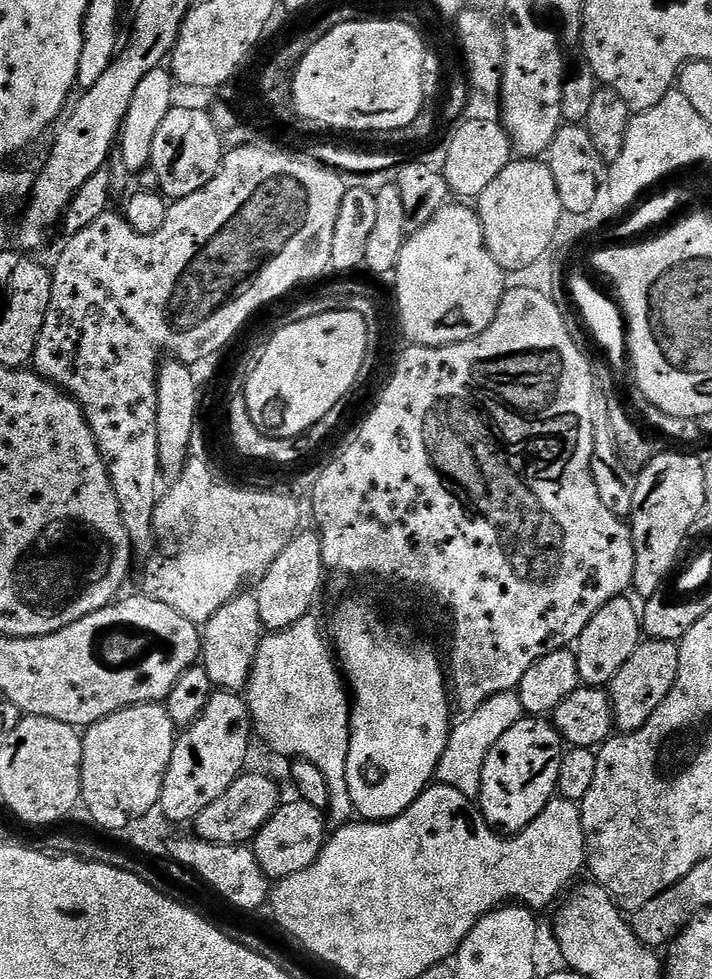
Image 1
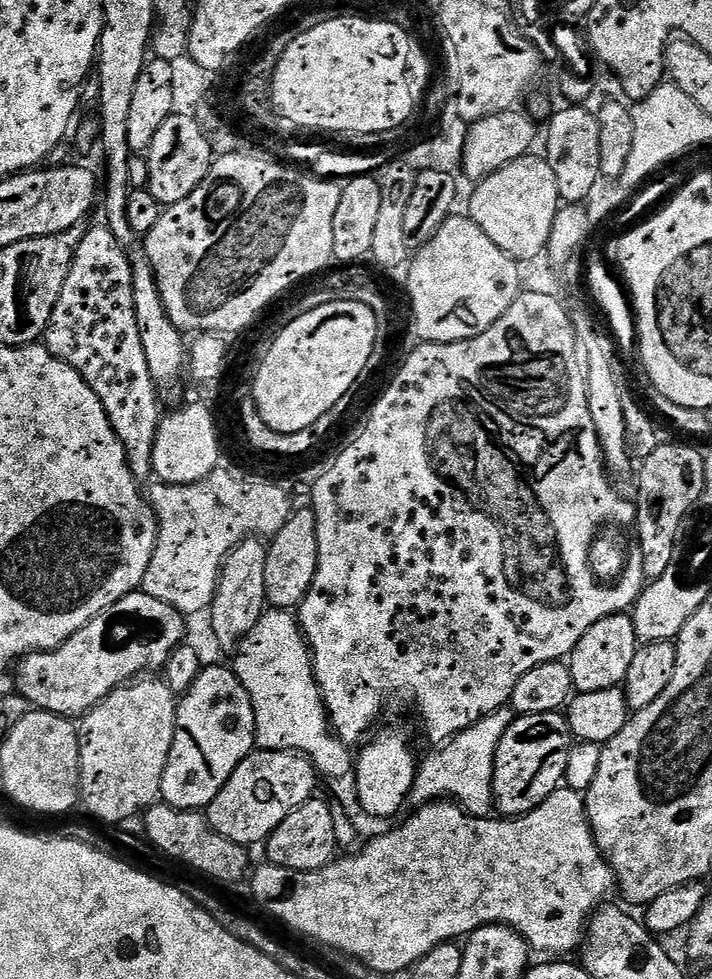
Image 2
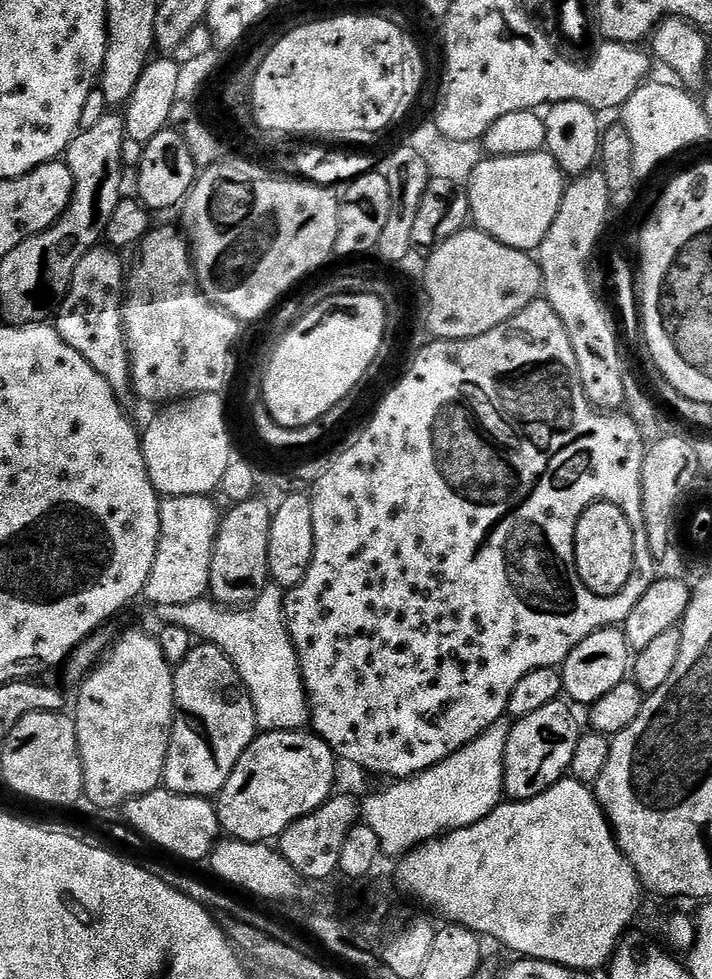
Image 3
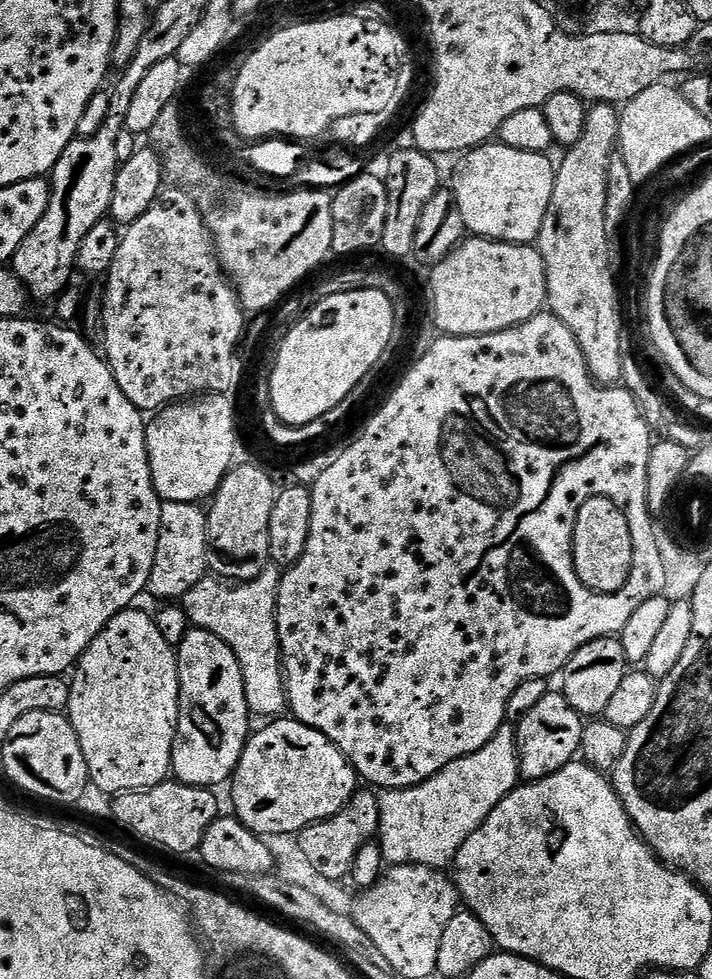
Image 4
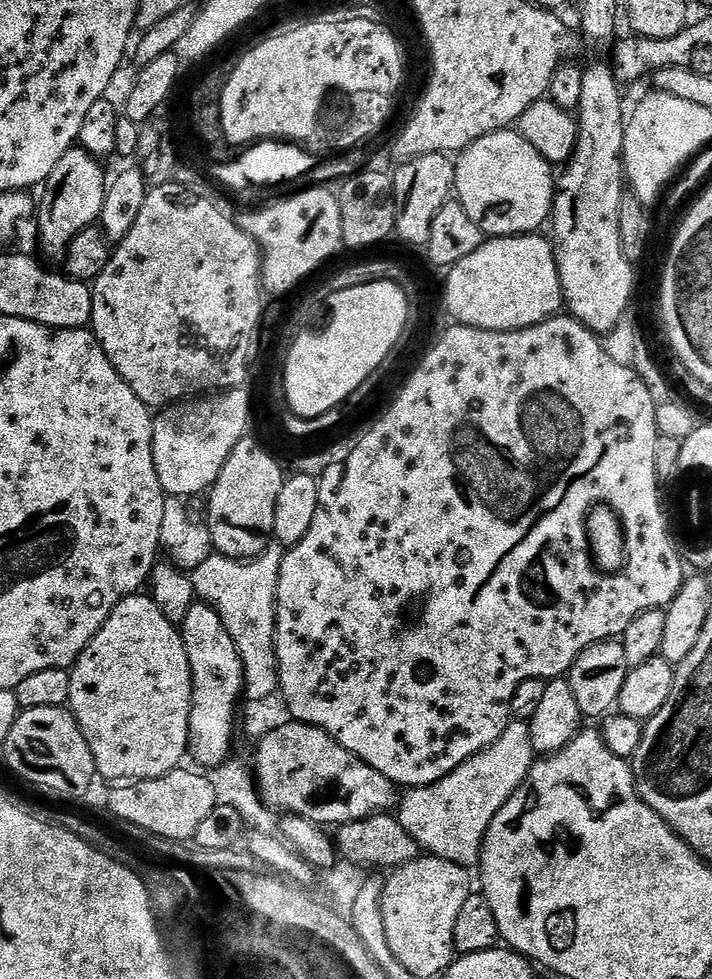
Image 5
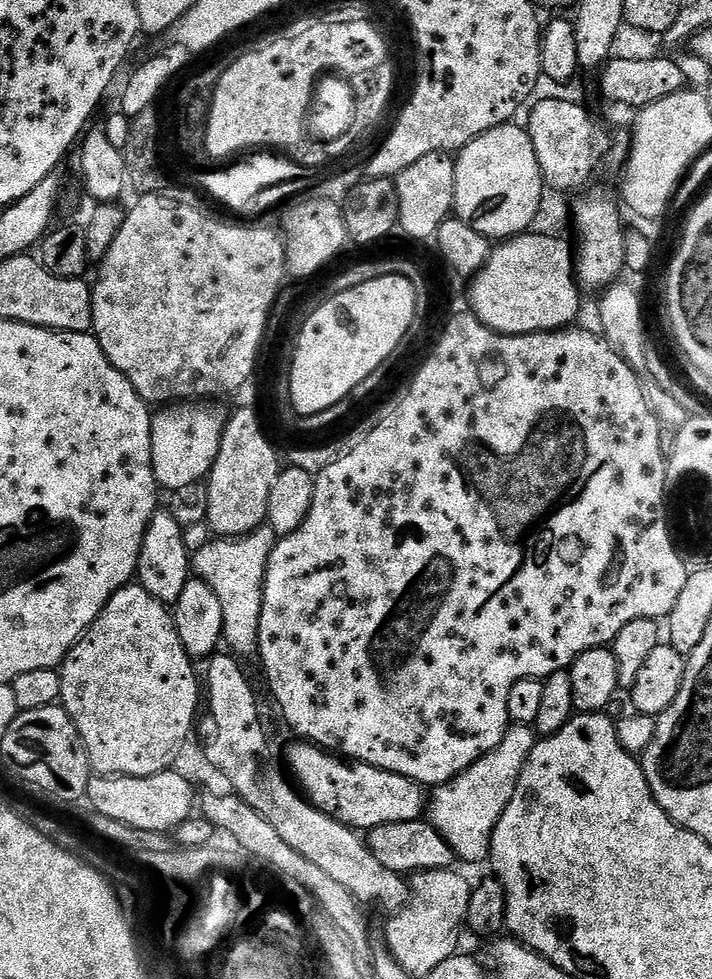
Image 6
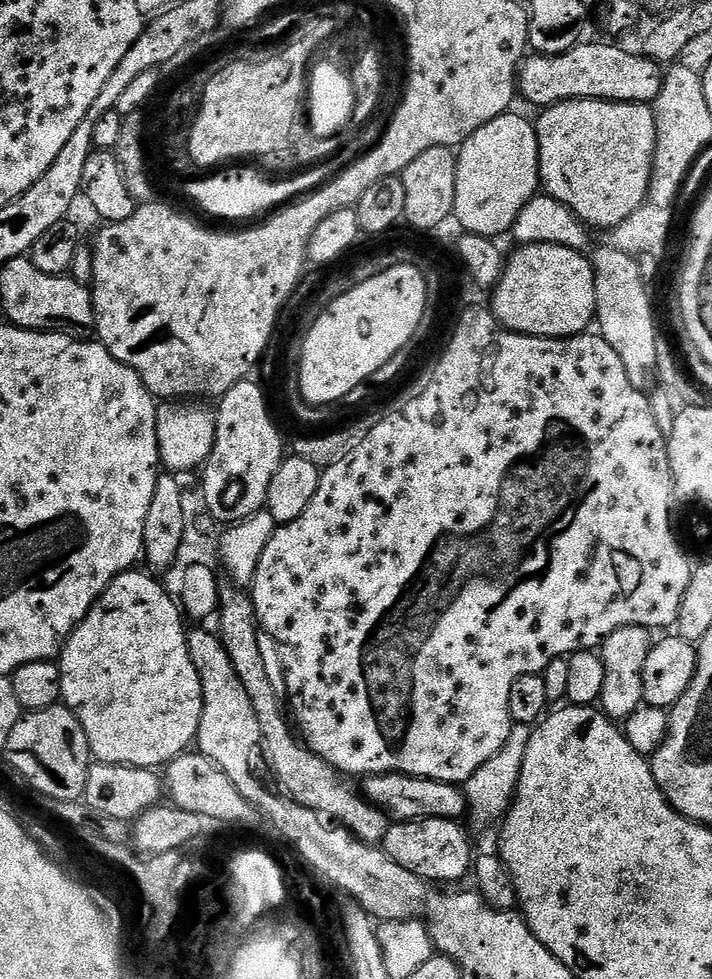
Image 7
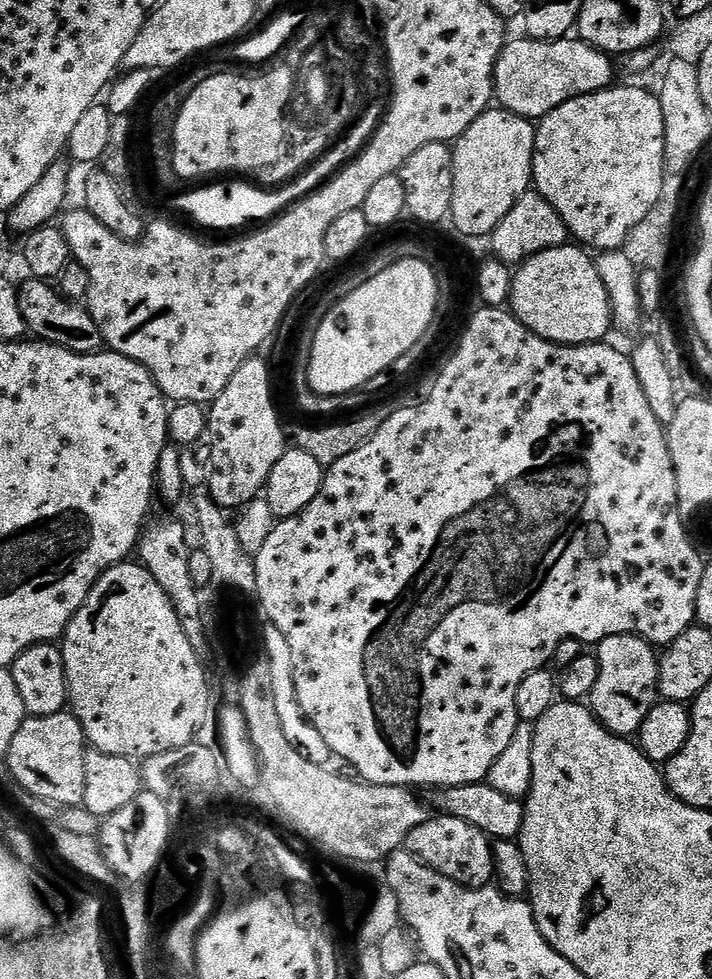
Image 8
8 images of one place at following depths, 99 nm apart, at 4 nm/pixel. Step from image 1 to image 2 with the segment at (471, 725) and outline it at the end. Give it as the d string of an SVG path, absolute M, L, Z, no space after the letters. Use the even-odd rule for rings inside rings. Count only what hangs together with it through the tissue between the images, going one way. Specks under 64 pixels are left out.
M505 706L494 714L479 720L474 726L462 730L452 737L447 744L437 747L433 756L428 756L419 761L414 786L410 797L413 805L430 804L434 800L447 800L455 802L468 813L469 816L491 817L494 812L494 758L498 754L498 742L502 742L502 734L512 725L514 713L511 707Z

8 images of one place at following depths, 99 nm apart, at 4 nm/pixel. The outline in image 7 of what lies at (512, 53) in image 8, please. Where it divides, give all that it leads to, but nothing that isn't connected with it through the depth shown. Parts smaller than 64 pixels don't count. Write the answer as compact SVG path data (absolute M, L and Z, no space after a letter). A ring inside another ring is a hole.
M581 42L575 48L567 50L565 53L557 56L541 56L532 54L525 59L524 63L520 65L518 73L518 92L521 97L525 96L532 104L537 104L537 109L543 110L552 107L553 104L561 104L564 100L613 100L614 102L630 102L631 104L652 104L658 98L660 93L660 85L662 83L662 68L652 61L649 56L643 54L636 55L634 53L626 53L620 48L619 43L612 42L612 44L587 44Z

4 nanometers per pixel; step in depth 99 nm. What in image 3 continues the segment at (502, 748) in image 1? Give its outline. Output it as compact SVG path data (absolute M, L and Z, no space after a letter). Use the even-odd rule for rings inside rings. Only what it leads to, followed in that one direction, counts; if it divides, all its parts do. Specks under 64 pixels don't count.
M559 699L513 723L504 759L504 796L509 801L538 798L538 794L550 790L557 782L565 779L572 766L578 738L582 735L582 727L571 710L563 699Z

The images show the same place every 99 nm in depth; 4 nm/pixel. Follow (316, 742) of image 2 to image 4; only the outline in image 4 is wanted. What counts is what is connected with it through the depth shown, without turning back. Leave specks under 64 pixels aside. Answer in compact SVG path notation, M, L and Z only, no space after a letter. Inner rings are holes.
M265 568L258 578L228 583L215 575L205 575L182 598L182 607L193 628L210 630L218 634L238 658L242 666L242 678L246 686L246 702L253 717L276 718L288 708L288 690L284 674L284 658L280 654L276 599L280 589L281 569Z

